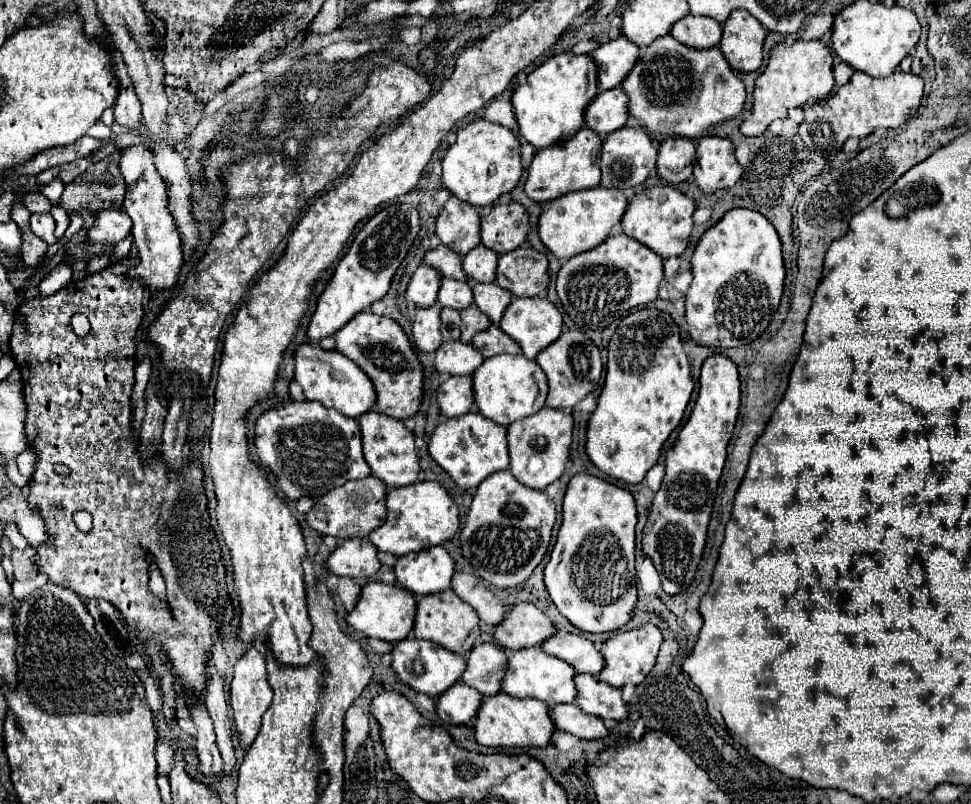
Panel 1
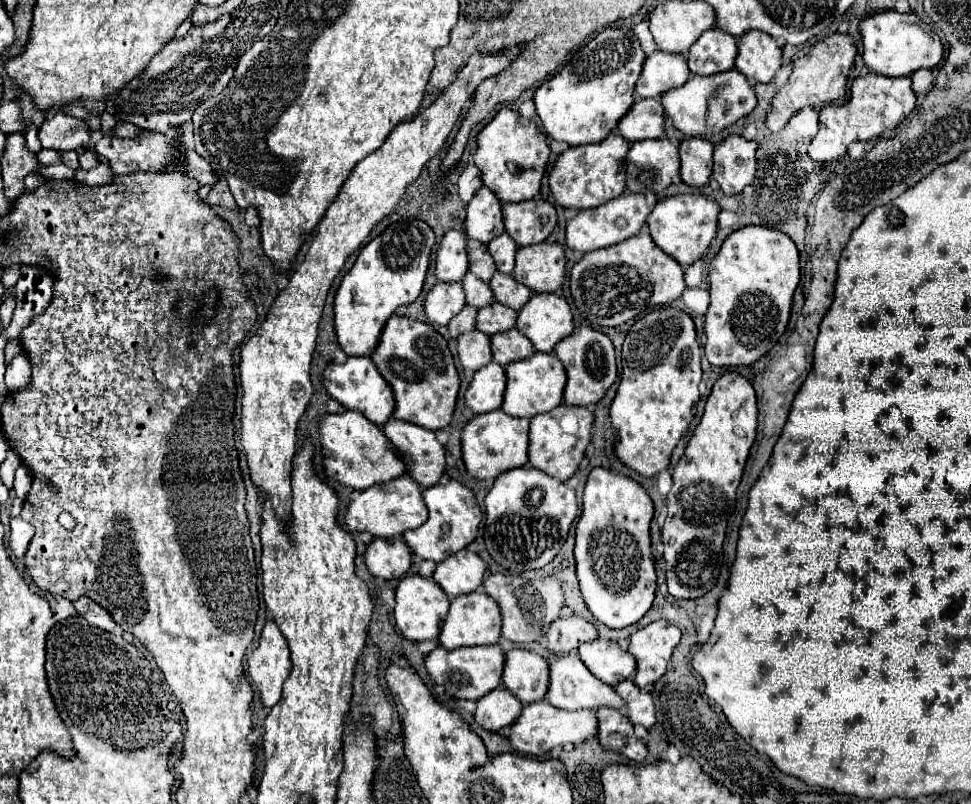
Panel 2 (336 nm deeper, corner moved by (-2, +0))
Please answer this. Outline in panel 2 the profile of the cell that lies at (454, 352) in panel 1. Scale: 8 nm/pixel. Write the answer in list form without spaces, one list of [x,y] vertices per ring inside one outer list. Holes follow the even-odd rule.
[[[479,330],[465,332],[457,338],[457,352],[465,370],[479,370],[491,362],[491,338]]]

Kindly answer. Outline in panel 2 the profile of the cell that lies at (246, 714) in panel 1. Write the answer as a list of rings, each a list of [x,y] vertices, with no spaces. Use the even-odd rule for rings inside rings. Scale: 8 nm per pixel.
[[[269,620],[263,628],[259,646],[249,656],[249,676],[259,686],[263,704],[275,706],[281,698],[281,686],[291,672],[289,646],[279,626]]]

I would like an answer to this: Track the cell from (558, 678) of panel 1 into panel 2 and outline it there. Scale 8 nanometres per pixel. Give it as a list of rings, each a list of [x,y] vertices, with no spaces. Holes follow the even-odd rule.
[[[575,652],[551,660],[549,668],[551,668],[551,686],[549,686],[545,700],[549,704],[553,704],[555,708],[563,708],[563,710],[593,708],[593,710],[597,710],[601,706],[609,706],[609,708],[625,710],[625,700],[613,690],[613,686],[599,682],[599,678],[589,672],[589,668],[581,662],[581,658]]]

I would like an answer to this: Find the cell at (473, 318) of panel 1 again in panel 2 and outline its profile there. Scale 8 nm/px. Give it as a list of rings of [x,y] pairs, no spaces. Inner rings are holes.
[[[493,302],[487,308],[481,308],[477,314],[477,330],[489,336],[511,330],[515,324],[517,324],[517,312],[499,302]]]

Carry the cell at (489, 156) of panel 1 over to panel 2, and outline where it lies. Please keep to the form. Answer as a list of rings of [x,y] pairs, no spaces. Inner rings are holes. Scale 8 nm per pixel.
[[[501,108],[497,116],[479,132],[475,164],[481,170],[483,184],[493,190],[501,202],[531,200],[541,190],[541,178],[549,160],[547,136],[529,118],[523,118],[511,108]]]

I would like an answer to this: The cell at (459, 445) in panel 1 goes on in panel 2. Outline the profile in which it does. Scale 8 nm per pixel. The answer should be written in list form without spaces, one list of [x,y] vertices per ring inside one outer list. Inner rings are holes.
[[[493,410],[473,418],[463,430],[463,460],[471,476],[479,480],[497,478],[499,474],[527,466],[527,446],[529,446],[529,418],[515,418],[503,410]]]

